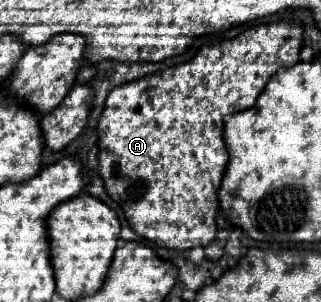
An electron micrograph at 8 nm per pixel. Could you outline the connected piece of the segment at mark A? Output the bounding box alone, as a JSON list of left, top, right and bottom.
[99,21,305,249]

